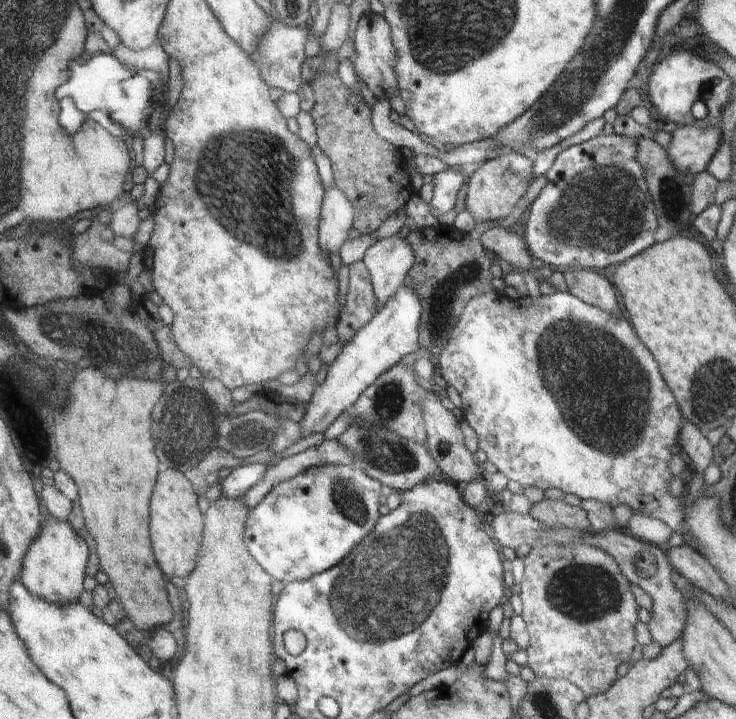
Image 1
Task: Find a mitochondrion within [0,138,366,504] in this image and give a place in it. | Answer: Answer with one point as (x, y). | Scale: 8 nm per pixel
(131, 349)

